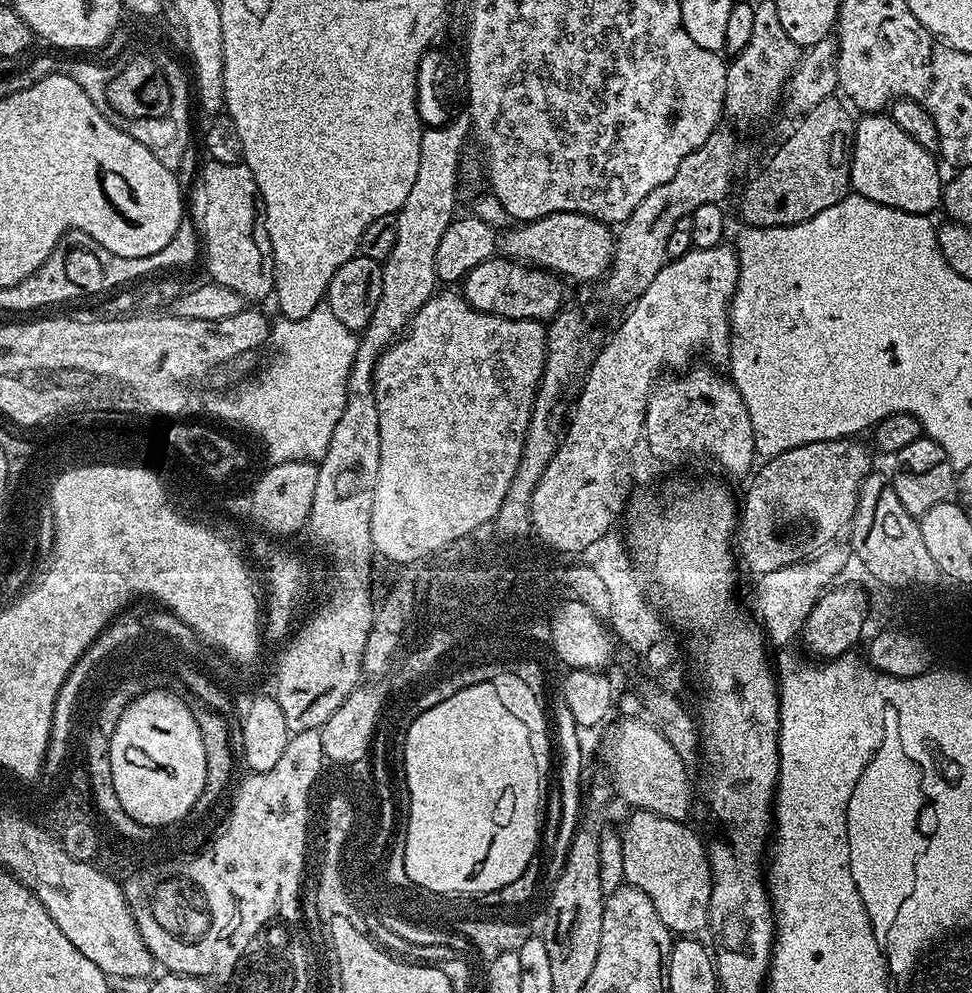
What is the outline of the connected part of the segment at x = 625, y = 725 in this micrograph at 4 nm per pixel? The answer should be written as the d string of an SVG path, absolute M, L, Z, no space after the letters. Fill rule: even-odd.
M625 717L621 719L620 724L615 728L608 746L610 748L610 779L613 791L617 799L624 800L630 808L658 813L662 817L668 817L671 820L685 821L692 806L692 790L690 780L686 772L687 761L685 757L678 754L673 746L653 723L644 722L642 718Z

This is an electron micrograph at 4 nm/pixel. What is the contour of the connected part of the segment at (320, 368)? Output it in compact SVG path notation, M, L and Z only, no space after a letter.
M326 306L315 308L306 318L297 320L277 319L270 328L270 345L277 356L257 374L248 380L240 389L232 394L215 397L212 406L225 416L243 420L255 432L259 432L259 443L268 451L272 464L306 460L319 462L330 446L330 434L334 434L334 426L338 426L338 418L342 418L342 410L346 406L348 379L352 363L356 357L357 333L351 332Z

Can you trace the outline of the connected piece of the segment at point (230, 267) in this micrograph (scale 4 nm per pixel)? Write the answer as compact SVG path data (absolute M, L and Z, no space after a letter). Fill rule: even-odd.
M208 160L201 163L190 196L190 212L198 221L199 239L202 241L202 260L208 263L208 272L213 281L238 294L245 302L264 300L273 295L276 286L276 267L271 256L270 234L264 221L264 204L260 200L260 191L254 182L254 174L244 163L231 164Z

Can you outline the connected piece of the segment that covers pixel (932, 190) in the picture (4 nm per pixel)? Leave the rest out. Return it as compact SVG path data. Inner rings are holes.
M864 114L856 120L856 135L852 138L852 165L850 166L851 191L862 198L870 198L870 202L878 202L882 206L897 208L903 212L913 212L919 216L932 214L942 204L941 165L936 165L937 157L926 151L914 138L908 137L888 114Z

